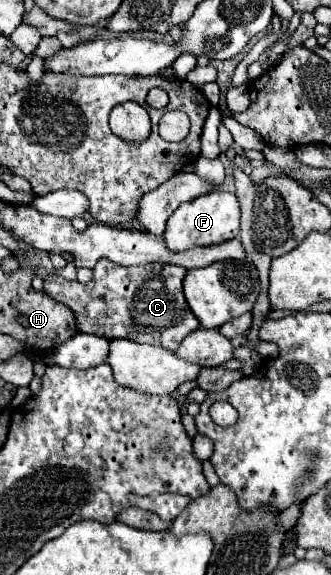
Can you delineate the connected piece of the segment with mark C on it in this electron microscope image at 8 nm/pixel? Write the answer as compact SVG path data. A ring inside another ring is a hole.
M100 259L94 267L94 279L90 283L84 285L78 281L68 281L60 275L48 275L44 279L44 291L74 311L80 333L94 333L106 339L122 337L176 351L182 339L200 327L182 295L184 275L186 269L176 265L148 263L138 267L122 267L108 259Z

